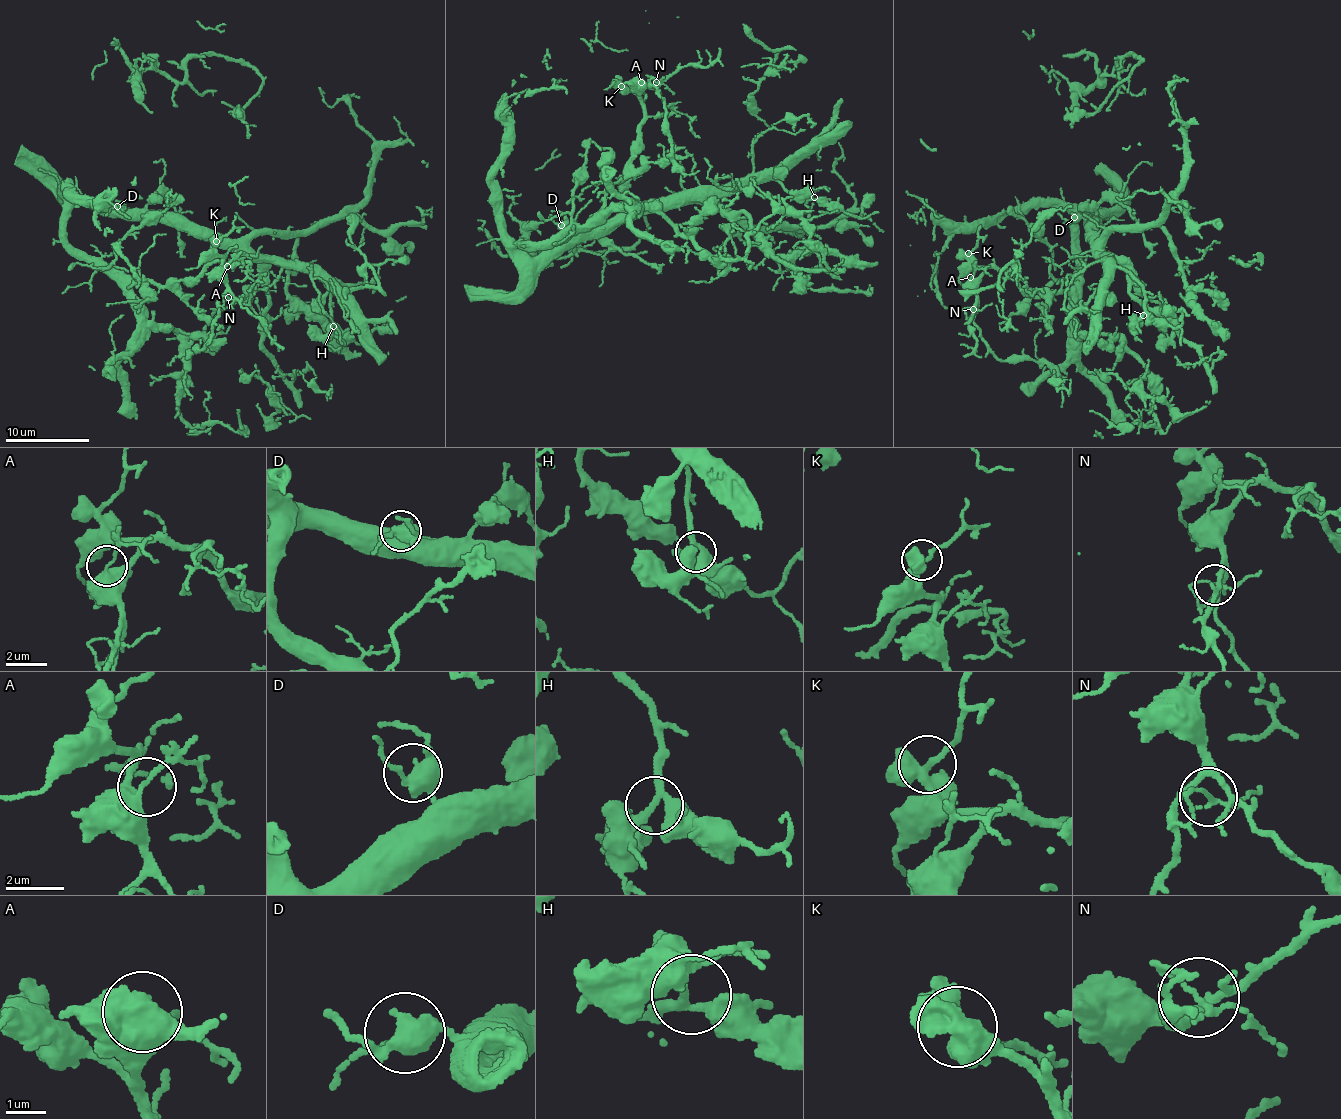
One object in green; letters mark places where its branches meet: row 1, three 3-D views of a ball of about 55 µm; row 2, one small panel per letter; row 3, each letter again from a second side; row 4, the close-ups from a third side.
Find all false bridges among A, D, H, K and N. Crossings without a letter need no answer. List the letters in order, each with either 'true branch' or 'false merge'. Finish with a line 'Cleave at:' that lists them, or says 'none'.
A: true branch
D: true branch
H: true branch
K: true branch
N: true branch
Cleave at: none

